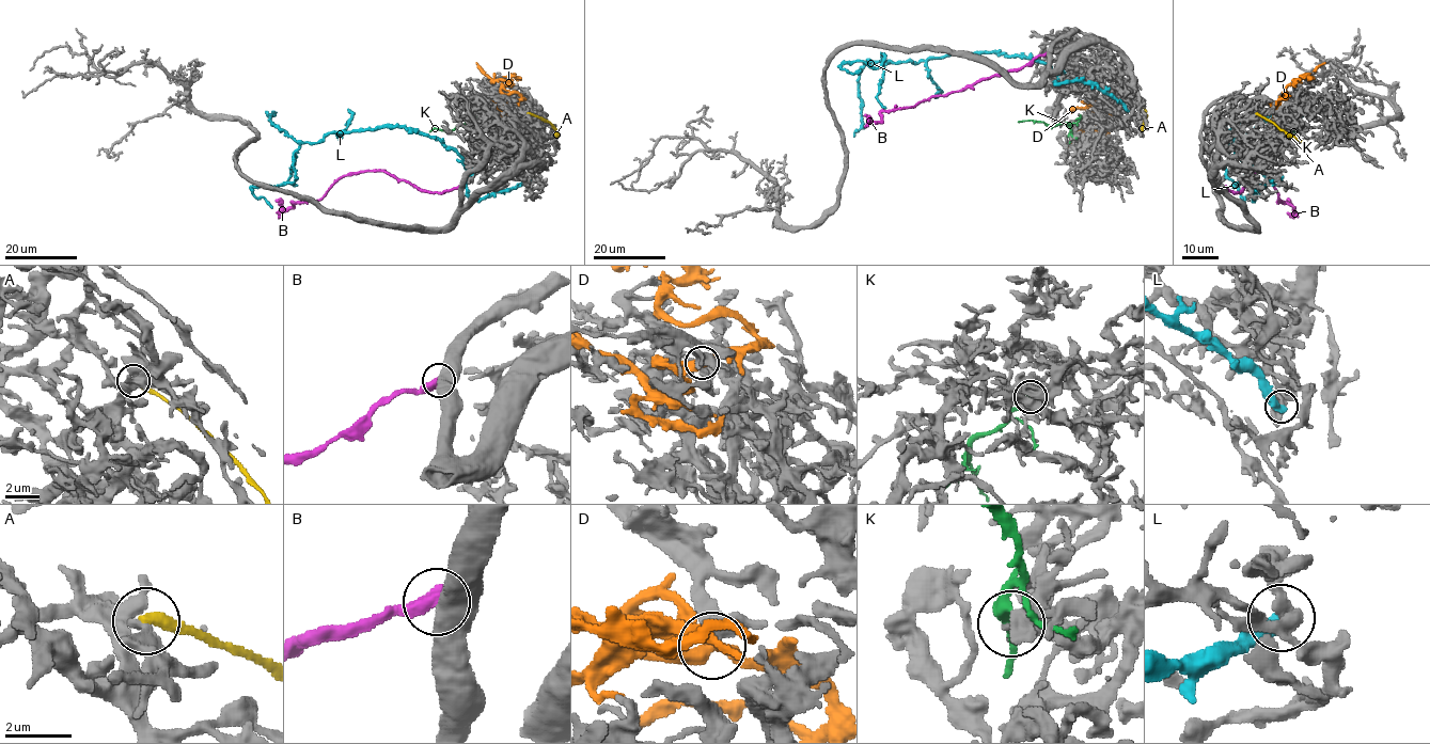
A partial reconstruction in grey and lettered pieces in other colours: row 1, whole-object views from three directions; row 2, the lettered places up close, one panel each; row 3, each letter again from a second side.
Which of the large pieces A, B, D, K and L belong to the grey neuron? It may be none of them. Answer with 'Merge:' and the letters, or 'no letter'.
Merge: D

